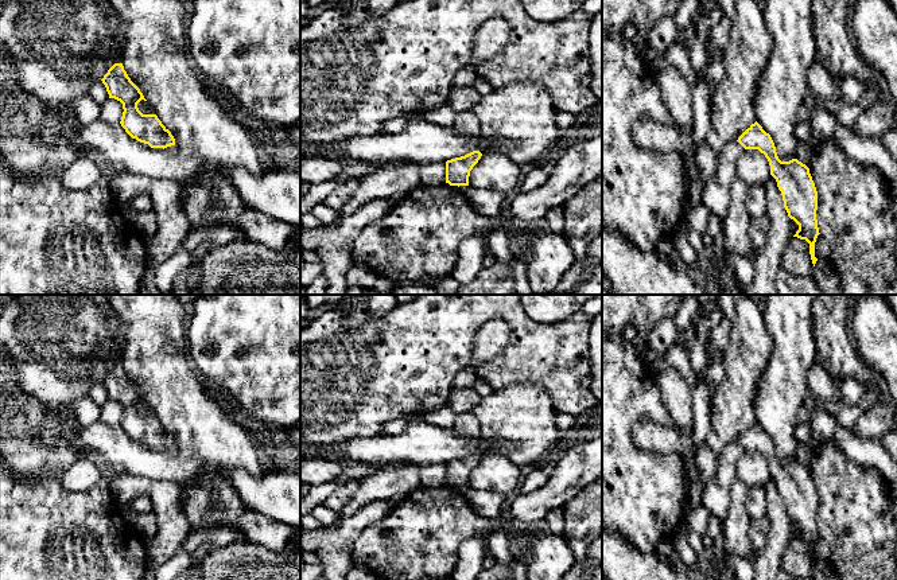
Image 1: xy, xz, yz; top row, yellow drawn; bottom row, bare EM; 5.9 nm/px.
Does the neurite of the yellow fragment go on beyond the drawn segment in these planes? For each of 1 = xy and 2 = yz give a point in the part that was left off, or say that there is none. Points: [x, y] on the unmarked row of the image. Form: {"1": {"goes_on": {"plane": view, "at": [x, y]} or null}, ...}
{"1": {"goes_on": {"plane": "xy", "at": [171, 451]}}, "2": {"goes_on": {"plane": "yz", "at": [717, 497]}}}

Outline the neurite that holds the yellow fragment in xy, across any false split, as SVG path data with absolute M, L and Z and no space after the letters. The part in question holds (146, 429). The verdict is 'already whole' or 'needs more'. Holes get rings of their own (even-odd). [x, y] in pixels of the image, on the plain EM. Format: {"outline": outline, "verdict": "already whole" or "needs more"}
{"outline": "M114 365L101 381L109 400L123 405L121 428L140 444L151 449L163 449L168 455L178 455L179 451L171 433L162 425L156 416L143 416L137 405L144 401L140 390L131 382L123 365Z", "verdict": "needs more"}

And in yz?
{"outline": "M757 423L722 451L715 474L703 487L703 506L721 522L726 519L731 503L731 486L735 480L735 462L745 451L758 451L768 460L770 476L781 493L788 518L799 526L793 538L809 545L809 556L815 568L818 563L815 544L820 534L816 521L818 493L809 470L797 460L781 463L770 436Z", "verdict": "needs more"}

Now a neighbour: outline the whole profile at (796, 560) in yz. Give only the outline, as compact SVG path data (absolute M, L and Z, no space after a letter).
M791 540L781 558L781 571L797 577L813 576L809 545L805 541Z

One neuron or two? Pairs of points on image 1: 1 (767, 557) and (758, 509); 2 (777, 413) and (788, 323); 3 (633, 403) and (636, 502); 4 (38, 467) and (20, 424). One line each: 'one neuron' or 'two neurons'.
1: two neurons
2: one neuron
3: one neuron
4: one neuron

